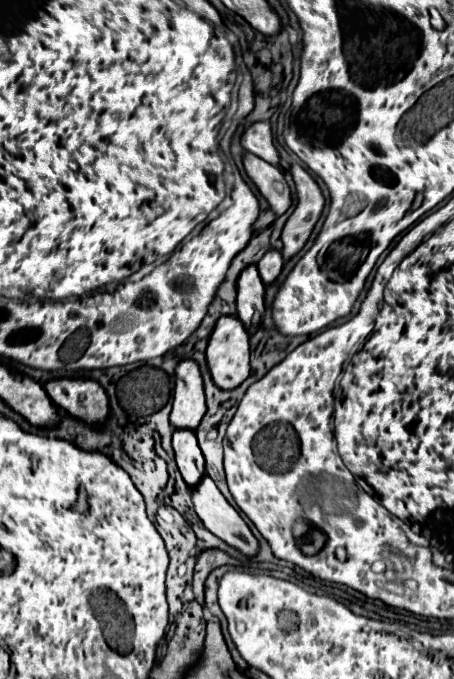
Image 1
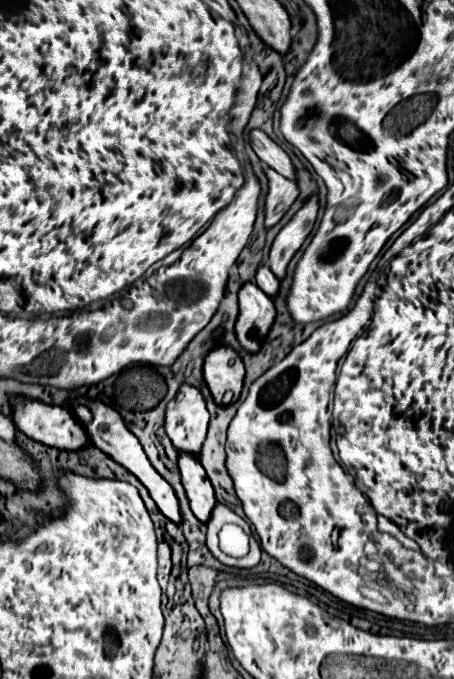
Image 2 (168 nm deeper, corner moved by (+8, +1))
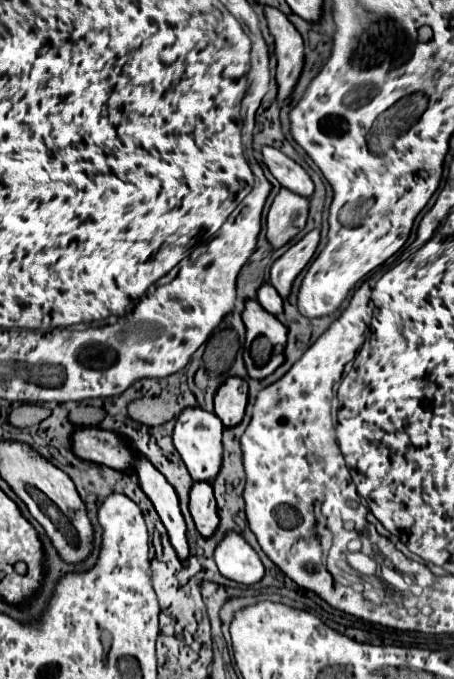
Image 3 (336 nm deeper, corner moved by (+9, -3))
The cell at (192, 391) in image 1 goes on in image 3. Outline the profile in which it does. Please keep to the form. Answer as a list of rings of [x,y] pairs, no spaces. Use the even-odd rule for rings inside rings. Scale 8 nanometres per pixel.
[[[185,407],[177,415],[175,429],[173,429],[173,445],[175,445],[177,453],[181,455],[193,481],[211,481],[217,475],[219,463],[223,457],[221,433],[223,433],[223,427],[221,427],[221,421],[217,419],[217,415],[207,413],[201,407]]]

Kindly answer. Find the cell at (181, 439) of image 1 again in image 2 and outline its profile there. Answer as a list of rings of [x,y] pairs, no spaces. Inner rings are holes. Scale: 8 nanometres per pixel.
[[[180,453],[178,467],[180,467],[180,473],[182,473],[182,485],[184,485],[186,495],[190,499],[192,513],[202,523],[206,523],[210,519],[212,507],[216,505],[212,483],[208,479],[204,467],[200,465],[200,461],[196,457],[192,457],[192,455]]]

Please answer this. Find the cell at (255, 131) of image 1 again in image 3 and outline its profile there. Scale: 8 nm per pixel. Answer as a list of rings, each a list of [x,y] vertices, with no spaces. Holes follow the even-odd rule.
[[[263,147],[261,149],[263,155],[263,163],[269,167],[269,171],[273,173],[273,177],[287,189],[291,189],[297,195],[303,197],[311,197],[313,193],[313,181],[311,177],[303,171],[301,165],[297,165],[295,161],[291,161],[287,155],[283,155],[279,149],[275,147]]]

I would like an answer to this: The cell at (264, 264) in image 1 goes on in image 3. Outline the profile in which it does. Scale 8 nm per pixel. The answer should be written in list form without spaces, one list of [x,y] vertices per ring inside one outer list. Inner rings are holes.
[[[263,283],[257,291],[257,301],[261,303],[261,307],[265,311],[269,311],[271,315],[279,315],[283,311],[283,299],[277,293],[277,289],[271,283]]]

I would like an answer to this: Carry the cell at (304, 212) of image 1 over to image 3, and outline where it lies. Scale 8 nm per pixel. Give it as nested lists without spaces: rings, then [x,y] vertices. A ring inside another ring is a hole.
[[[319,229],[309,231],[301,241],[293,243],[273,265],[271,265],[271,285],[279,291],[279,295],[285,299],[291,291],[293,279],[299,275],[299,271],[309,263],[315,249],[319,245]]]

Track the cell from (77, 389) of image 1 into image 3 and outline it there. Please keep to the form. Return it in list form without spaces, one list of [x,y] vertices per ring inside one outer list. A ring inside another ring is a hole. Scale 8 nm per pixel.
[[[135,451],[135,465],[133,473],[139,481],[139,487],[143,493],[151,499],[155,505],[167,533],[171,539],[171,545],[175,547],[177,555],[181,561],[187,559],[189,555],[189,545],[187,545],[187,525],[179,509],[179,499],[175,489],[169,485],[169,481],[151,465],[147,457],[143,457],[139,451]]]

